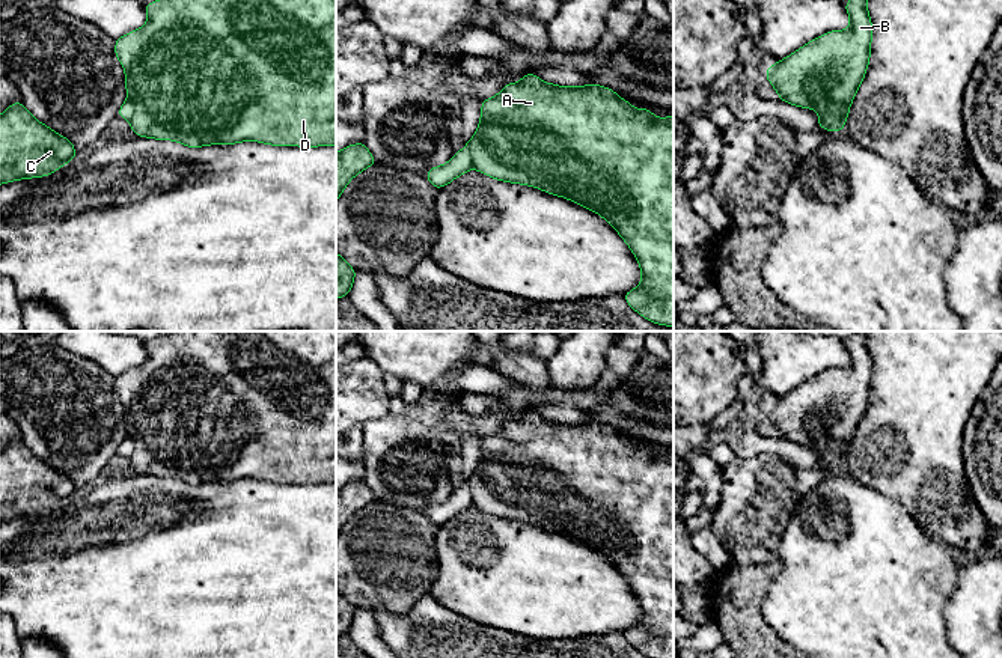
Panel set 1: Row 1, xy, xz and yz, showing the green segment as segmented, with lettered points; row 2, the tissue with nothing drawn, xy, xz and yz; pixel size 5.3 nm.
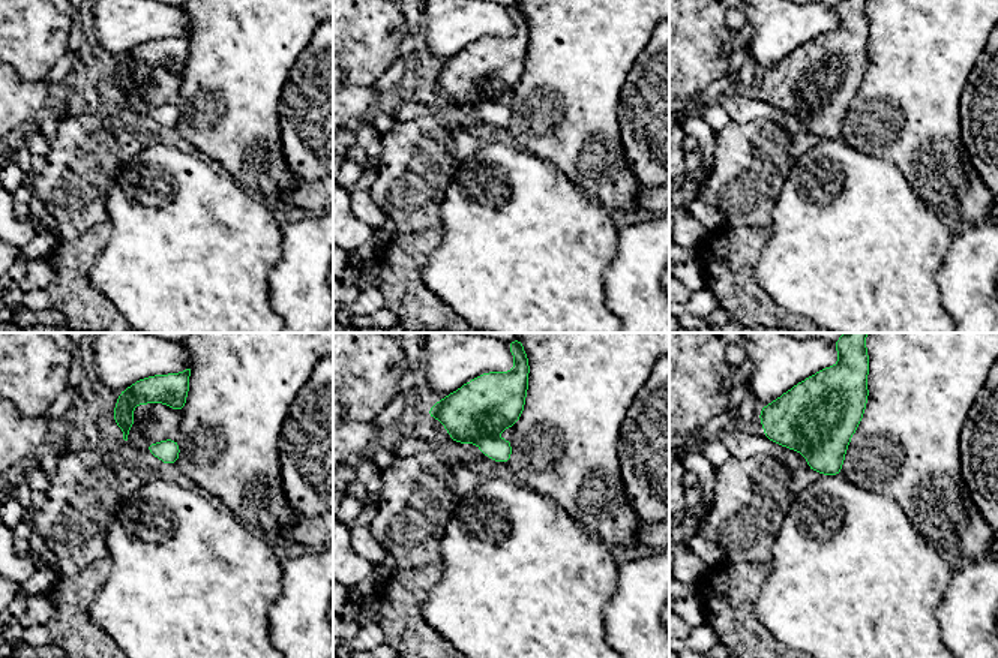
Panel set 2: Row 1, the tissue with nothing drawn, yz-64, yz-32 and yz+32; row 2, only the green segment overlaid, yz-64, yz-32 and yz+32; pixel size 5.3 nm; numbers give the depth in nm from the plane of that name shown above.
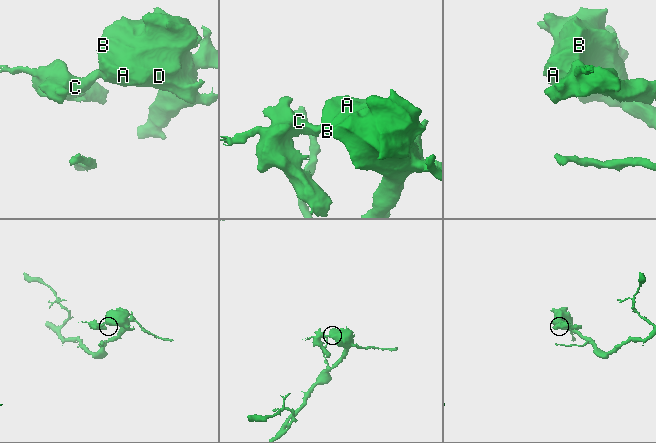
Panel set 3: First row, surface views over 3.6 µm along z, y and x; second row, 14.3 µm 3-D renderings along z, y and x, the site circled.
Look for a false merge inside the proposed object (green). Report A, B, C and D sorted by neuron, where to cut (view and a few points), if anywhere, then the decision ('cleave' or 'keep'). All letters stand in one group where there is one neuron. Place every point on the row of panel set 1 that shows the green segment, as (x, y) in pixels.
groups A B D / C; cut yz (827, 109), (846, 121); cleave

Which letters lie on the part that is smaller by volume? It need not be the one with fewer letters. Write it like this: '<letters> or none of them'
C

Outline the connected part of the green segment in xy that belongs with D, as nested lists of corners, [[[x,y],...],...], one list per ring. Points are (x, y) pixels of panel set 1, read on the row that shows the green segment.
[[[155,0],[143,5],[148,23],[115,41],[115,54],[125,71],[125,89],[128,101],[134,107],[134,114],[130,119],[130,125],[136,137],[146,137],[155,140],[172,140],[182,143],[184,146],[197,149],[205,145],[235,145],[240,142],[259,142],[270,146],[336,146],[336,0]]]

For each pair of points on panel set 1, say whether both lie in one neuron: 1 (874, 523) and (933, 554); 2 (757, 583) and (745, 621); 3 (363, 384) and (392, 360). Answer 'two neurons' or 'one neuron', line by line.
1: one neuron
2: one neuron
3: two neurons

